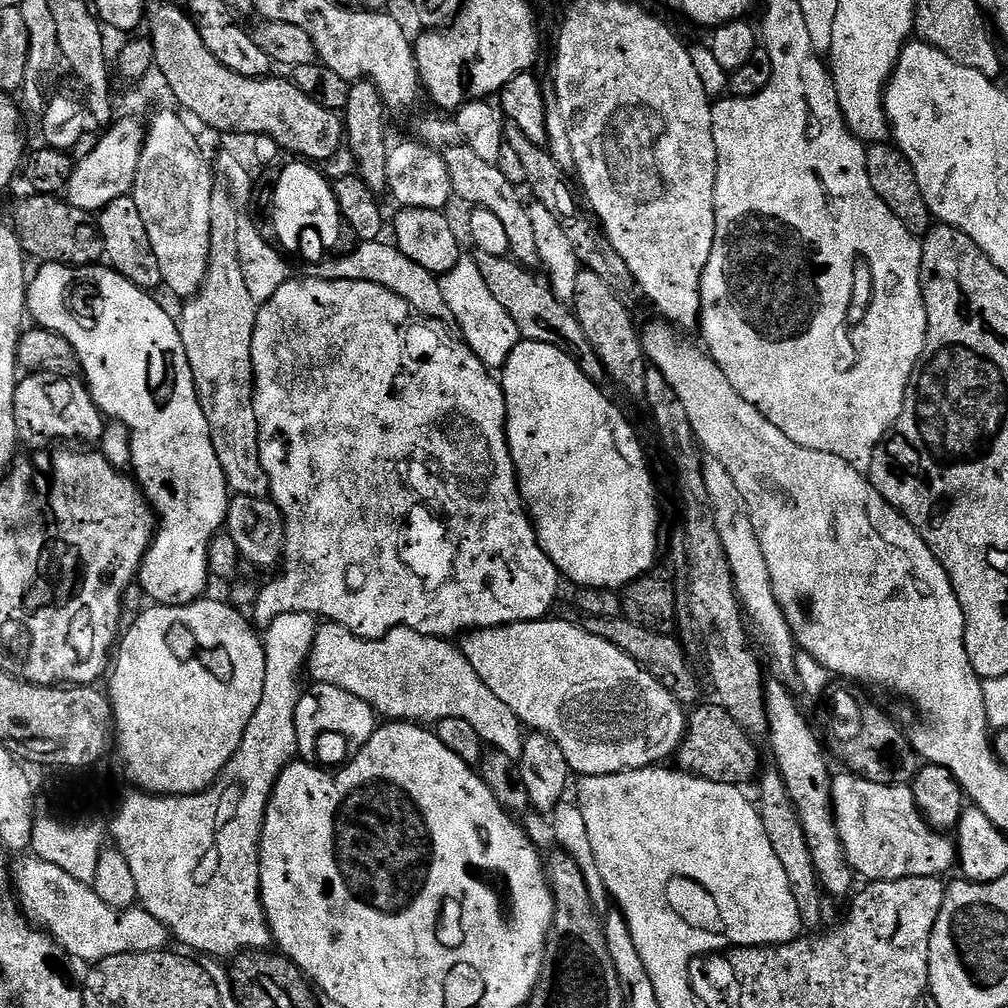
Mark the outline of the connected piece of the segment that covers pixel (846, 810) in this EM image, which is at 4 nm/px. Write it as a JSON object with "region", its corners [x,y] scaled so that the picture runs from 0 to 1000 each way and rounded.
{"region":[[[840,764],[834,765],[832,768],[826,769],[825,772],[825,805],[829,808],[829,822],[833,828],[833,834],[837,840],[837,849],[841,852],[841,858],[845,860],[846,866],[850,870],[858,869],[858,874],[867,873],[894,873],[895,871],[907,871],[908,869],[932,869],[936,870],[937,865],[940,865],[950,853],[950,841],[947,836],[944,837],[939,833],[936,824],[930,823],[917,813],[917,809],[913,807],[911,796],[907,792],[904,781],[899,778],[872,778],[871,776],[863,776],[859,772],[850,770]]]}

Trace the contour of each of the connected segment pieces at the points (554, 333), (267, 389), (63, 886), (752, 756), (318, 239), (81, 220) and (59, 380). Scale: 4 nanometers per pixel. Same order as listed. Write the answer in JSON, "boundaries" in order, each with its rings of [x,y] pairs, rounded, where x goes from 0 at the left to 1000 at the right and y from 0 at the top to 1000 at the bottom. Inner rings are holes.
{"boundaries":[[[[472,250],[471,256],[486,292],[490,292],[490,297],[502,307],[502,312],[510,315],[510,323],[514,323],[519,336],[542,339],[542,343],[558,347],[590,381],[598,382],[603,377],[603,368],[597,363],[593,351],[589,351],[589,343],[585,343],[585,335],[581,335],[581,327],[577,327],[571,311],[561,299],[552,295],[539,273],[531,274],[533,271],[529,267],[521,266],[504,254]]],[[[316,273],[306,274],[303,278],[288,276],[264,301],[257,303],[254,318],[252,319],[252,335],[250,336],[250,375],[254,386],[252,387],[252,411],[256,415],[256,435],[258,436],[258,453],[260,462],[266,471],[266,482],[269,495],[278,504],[282,512],[282,550],[280,553],[280,564],[282,568],[274,571],[265,580],[259,582],[252,600],[252,619],[255,624],[261,625],[272,617],[280,609],[292,609],[303,607],[322,616],[338,619],[347,624],[352,631],[358,631],[364,635],[377,635],[389,623],[406,623],[415,625],[415,629],[424,631],[436,631],[438,633],[452,633],[465,625],[477,623],[498,623],[502,619],[517,619],[523,615],[538,615],[545,610],[548,598],[556,587],[558,572],[556,566],[550,562],[550,558],[540,548],[536,541],[536,535],[532,533],[532,526],[524,511],[524,505],[520,503],[520,495],[516,492],[516,480],[512,477],[512,463],[508,457],[508,451],[504,445],[504,416],[502,415],[502,399],[500,398],[500,386],[497,378],[492,377],[486,366],[464,346],[459,336],[453,335],[438,317],[429,317],[425,313],[418,313],[415,308],[411,308],[395,292],[375,284],[371,280],[359,280],[358,278],[322,278]],[[373,504],[383,504],[383,510],[373,510]]],[[[35,847],[29,848],[29,853],[17,857],[15,854],[14,881],[23,908],[57,933],[68,949],[98,954],[117,946],[157,944],[169,933],[167,922],[142,899],[120,902],[105,899],[90,879],[69,871],[65,863],[50,859],[50,855],[39,853]]],[[[713,696],[705,697],[695,697],[689,703],[691,706],[682,711],[679,732],[669,750],[669,754],[675,757],[672,758],[674,765],[713,778],[738,780],[741,774],[749,775],[755,765],[754,746],[746,739],[742,731],[745,729],[732,716],[728,716],[728,712]]],[[[302,159],[289,161],[279,168],[271,187],[270,219],[275,241],[283,251],[288,250],[315,262],[322,257],[322,250],[331,247],[341,232],[335,198],[328,180],[324,180],[313,164]]],[[[28,192],[15,204],[12,223],[19,232],[25,253],[40,258],[38,260],[88,265],[104,255],[103,237],[92,211],[78,208],[61,195]]],[[[34,369],[17,380],[14,387],[14,419],[21,438],[36,440],[39,437],[76,437],[79,442],[98,441],[103,433],[105,414],[91,398],[86,380],[70,373]]]]}

